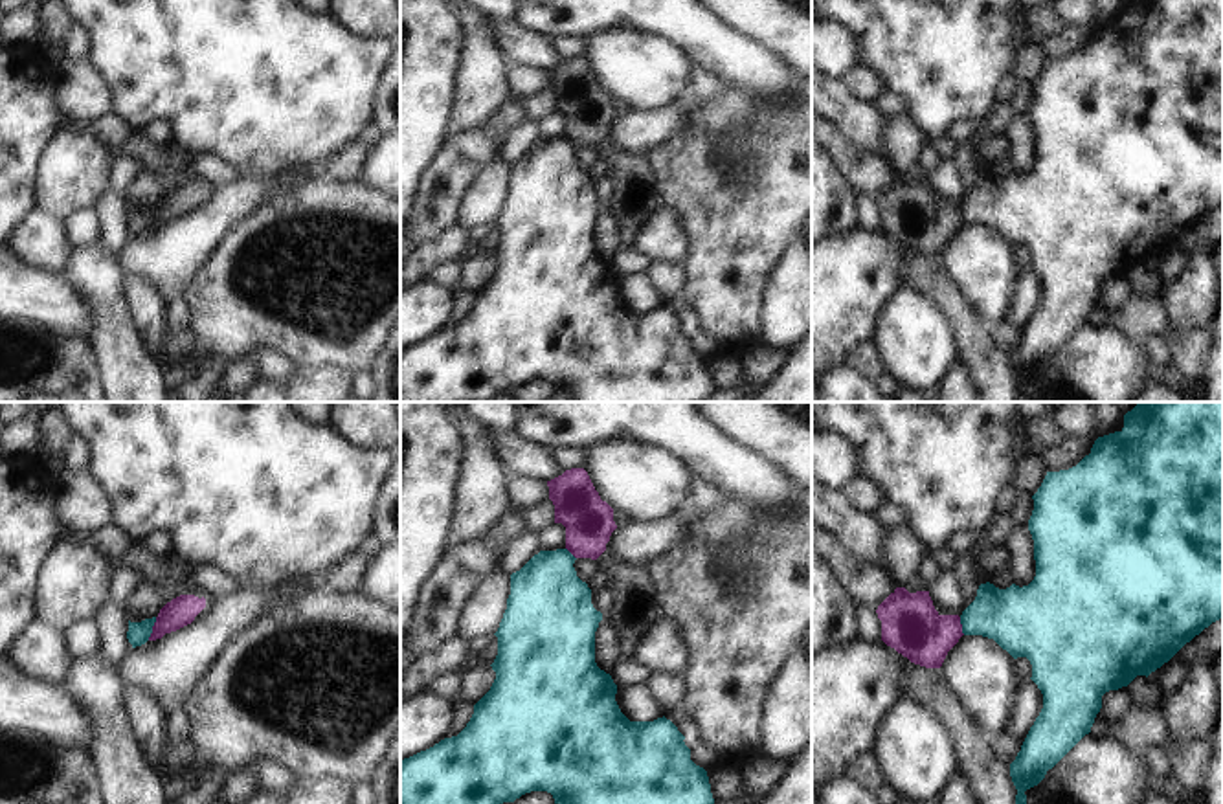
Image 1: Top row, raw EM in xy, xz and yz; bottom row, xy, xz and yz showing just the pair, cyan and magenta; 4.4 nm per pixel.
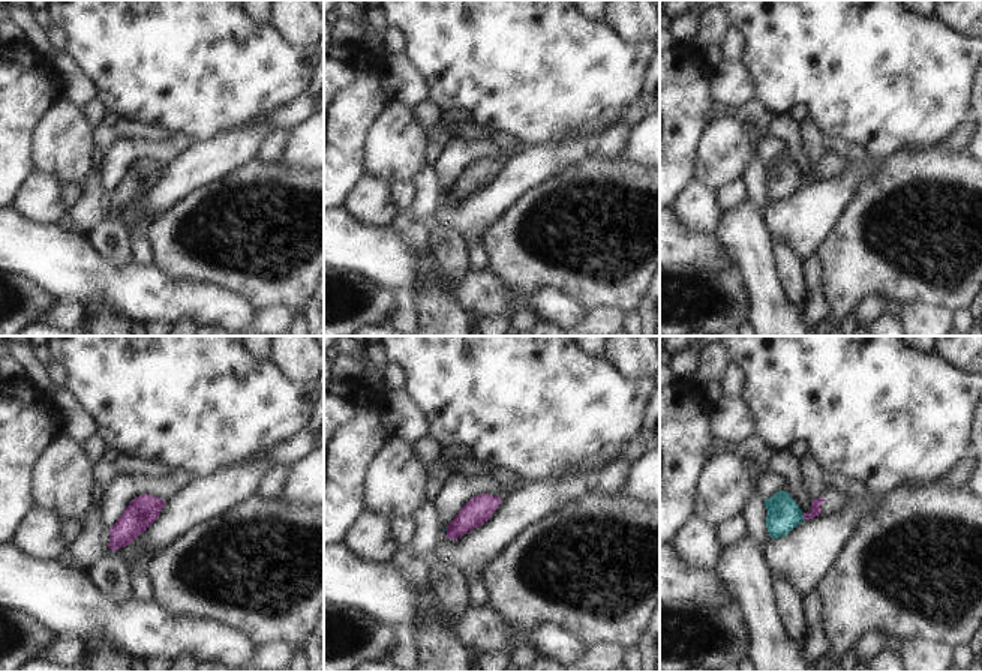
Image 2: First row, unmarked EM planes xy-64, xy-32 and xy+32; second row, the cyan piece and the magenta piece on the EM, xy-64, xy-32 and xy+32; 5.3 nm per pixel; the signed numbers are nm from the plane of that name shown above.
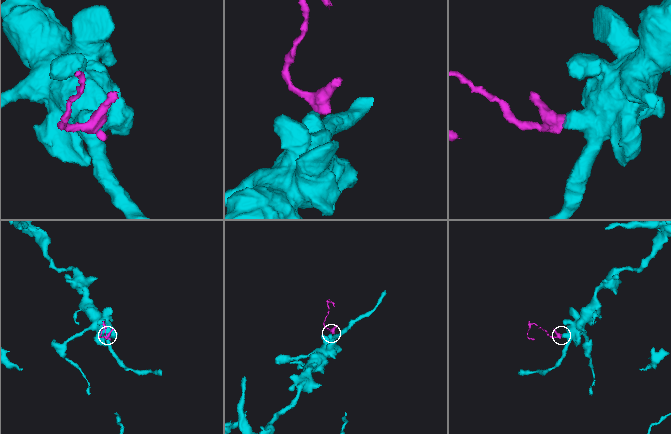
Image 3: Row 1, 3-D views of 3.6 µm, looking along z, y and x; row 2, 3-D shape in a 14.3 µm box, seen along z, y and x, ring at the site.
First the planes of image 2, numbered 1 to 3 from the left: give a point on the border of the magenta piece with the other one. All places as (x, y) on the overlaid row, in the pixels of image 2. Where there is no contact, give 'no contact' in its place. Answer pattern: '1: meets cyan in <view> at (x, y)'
1: no contact
2: meets cyan in xy-32 at (446, 528)
3: meets cyan in xy+32 at (802, 516)

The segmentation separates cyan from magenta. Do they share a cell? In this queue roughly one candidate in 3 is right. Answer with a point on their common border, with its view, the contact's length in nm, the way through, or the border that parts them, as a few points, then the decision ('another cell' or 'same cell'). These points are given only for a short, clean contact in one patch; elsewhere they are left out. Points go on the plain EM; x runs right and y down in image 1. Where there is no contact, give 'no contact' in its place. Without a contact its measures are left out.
meets cyan in xy at (151, 217); contact 110 nm long; border along xy (157, 206), (147, 228); another cell

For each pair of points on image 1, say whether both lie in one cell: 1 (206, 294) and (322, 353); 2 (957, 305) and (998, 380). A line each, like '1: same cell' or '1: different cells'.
1: same cell
2: same cell

